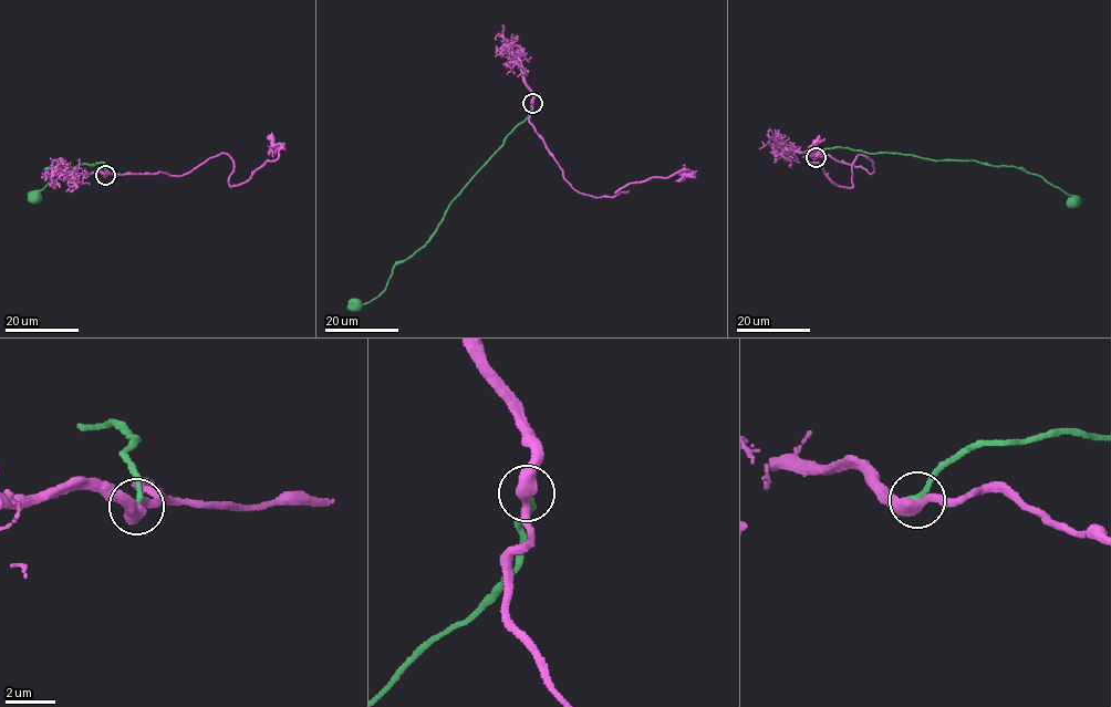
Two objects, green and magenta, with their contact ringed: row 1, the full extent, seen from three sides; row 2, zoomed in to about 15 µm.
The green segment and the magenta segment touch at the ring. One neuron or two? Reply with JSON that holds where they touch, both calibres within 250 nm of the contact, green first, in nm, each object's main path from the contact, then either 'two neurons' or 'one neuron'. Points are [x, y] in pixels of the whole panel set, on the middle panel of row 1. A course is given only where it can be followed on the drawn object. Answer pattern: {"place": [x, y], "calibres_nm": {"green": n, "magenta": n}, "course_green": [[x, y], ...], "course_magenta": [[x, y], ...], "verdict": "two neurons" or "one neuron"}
{"place": [532, 103], "calibres_nm": {"green": 240, "magenta": 440}, "course_green": [[532, 103], [531, 113], [453, 201], [431, 239], [394, 267], [380, 294], [366, 303], [348, 308]], "course_magenta": [[532, 103], [529, 122], [583, 194], [613, 197], [629, 184], [691, 174], [684, 165]], "verdict": "one neuron"}

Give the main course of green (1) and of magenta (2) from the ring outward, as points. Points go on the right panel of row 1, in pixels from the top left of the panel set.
1: (817, 156), (823, 149), (842, 147), (870, 154), (894, 153), (934, 160), (1010, 165), (1037, 174), (1079, 203)
2: (817, 156), (873, 169), (870, 159), (858, 156), (853, 185), (845, 187), (808, 162), (812, 147), (803, 157)

